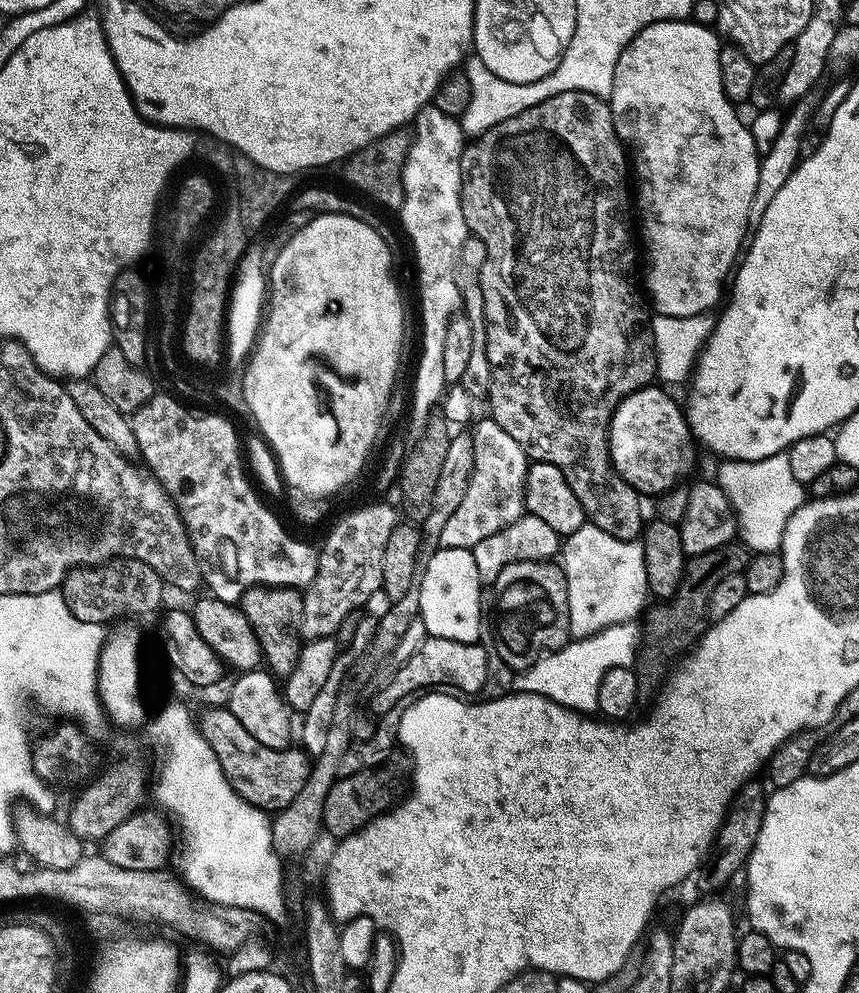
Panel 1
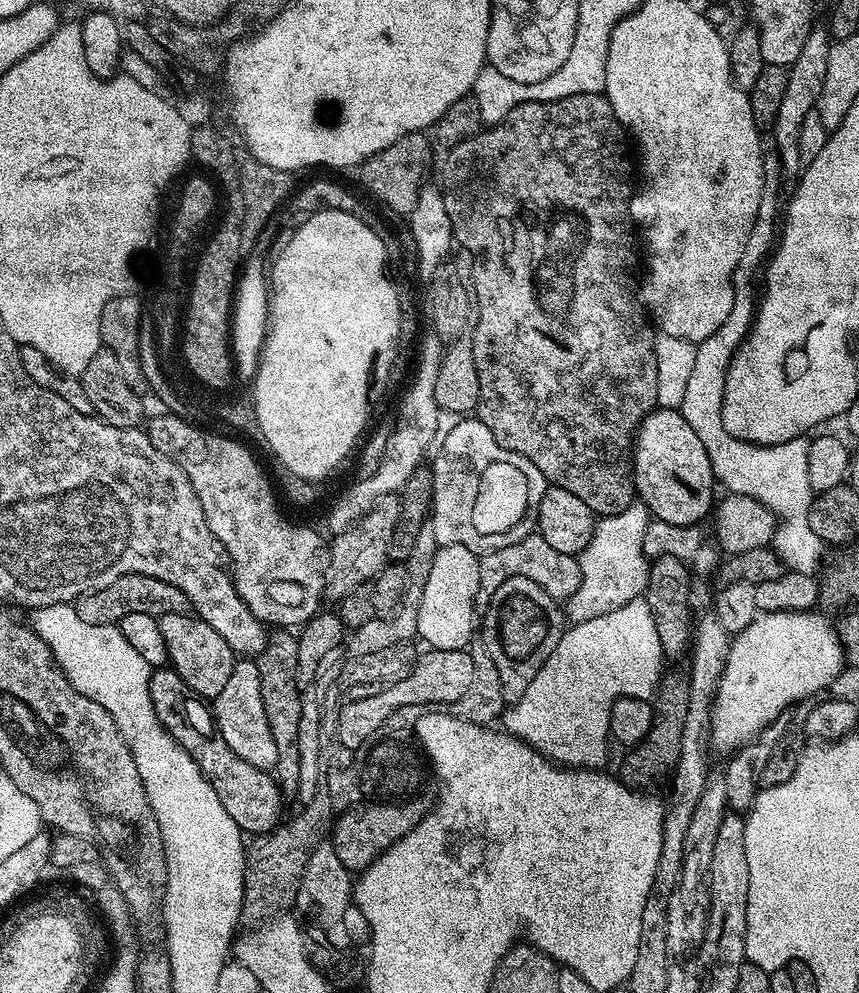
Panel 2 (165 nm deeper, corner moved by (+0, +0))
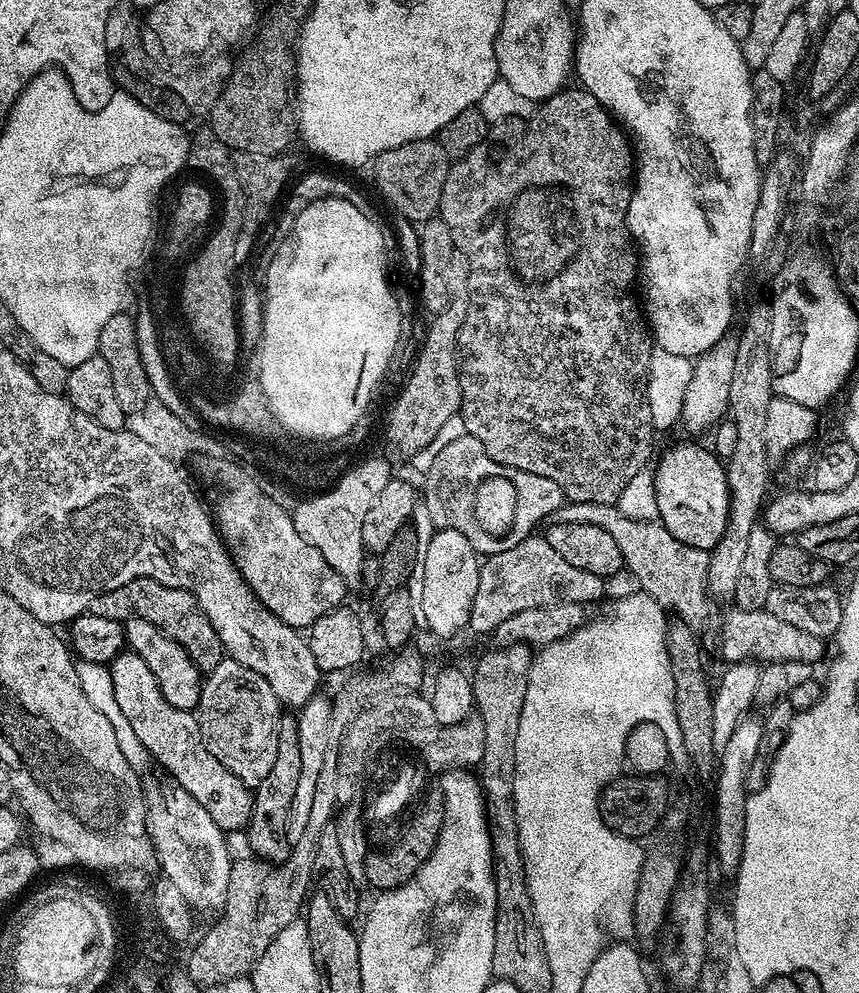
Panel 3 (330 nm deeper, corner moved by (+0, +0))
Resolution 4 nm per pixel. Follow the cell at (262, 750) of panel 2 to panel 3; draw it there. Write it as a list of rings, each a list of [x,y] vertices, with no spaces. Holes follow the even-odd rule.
[[[234,659],[221,660],[201,683],[200,700],[196,703],[194,715],[208,752],[244,784],[255,786],[270,774],[270,766],[274,766],[274,757],[278,754],[278,722],[282,705],[262,674]]]

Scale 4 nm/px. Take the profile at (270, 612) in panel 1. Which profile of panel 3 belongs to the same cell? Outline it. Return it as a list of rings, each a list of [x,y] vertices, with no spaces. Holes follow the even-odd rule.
[[[292,714],[281,715],[278,722],[278,754],[274,757],[274,766],[270,774],[254,786],[252,793],[252,813],[246,829],[248,848],[253,857],[264,862],[281,864],[288,858],[290,845],[286,826],[290,822],[290,806],[294,803],[294,794],[298,791],[298,777],[302,770],[302,758],[298,751],[298,722]]]

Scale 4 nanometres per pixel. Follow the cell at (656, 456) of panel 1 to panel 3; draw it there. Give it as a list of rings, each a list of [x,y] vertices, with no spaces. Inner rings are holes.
[[[676,444],[664,457],[660,460],[660,465],[654,468],[654,492],[658,494],[658,514],[660,515],[659,523],[663,524],[666,530],[670,530],[670,534],[674,534],[674,538],[678,538],[678,542],[686,542],[686,546],[697,547],[698,550],[704,550],[711,553],[714,546],[718,546],[718,542],[722,538],[722,534],[726,534],[726,522],[728,521],[728,511],[730,510],[730,490],[728,489],[728,474],[726,471],[725,461],[721,460],[711,447],[700,444]]]

